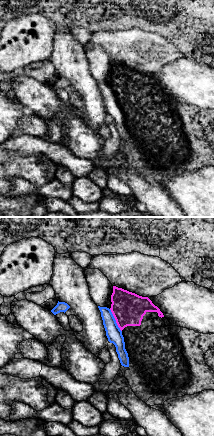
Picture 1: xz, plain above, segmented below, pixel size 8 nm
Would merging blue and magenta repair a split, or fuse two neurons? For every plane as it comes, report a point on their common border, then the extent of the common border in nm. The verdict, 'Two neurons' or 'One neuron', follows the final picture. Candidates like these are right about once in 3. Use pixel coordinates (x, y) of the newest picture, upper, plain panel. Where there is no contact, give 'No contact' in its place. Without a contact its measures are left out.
Touches blue at (115, 96). Shared border 200 nm

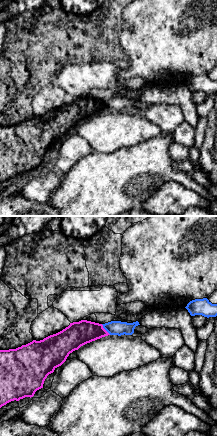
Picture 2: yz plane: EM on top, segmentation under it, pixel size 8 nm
Touches blue at (105, 105). Shared border 120 nm

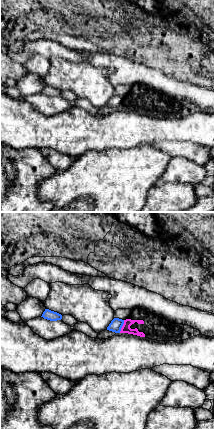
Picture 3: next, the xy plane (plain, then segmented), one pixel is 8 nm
Touches blue at (121, 102). Shared border 110 nm

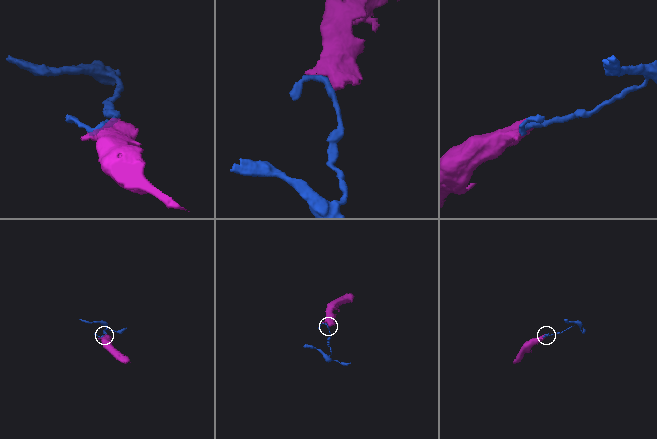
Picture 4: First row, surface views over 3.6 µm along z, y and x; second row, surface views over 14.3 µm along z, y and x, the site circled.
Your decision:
Two neurons

